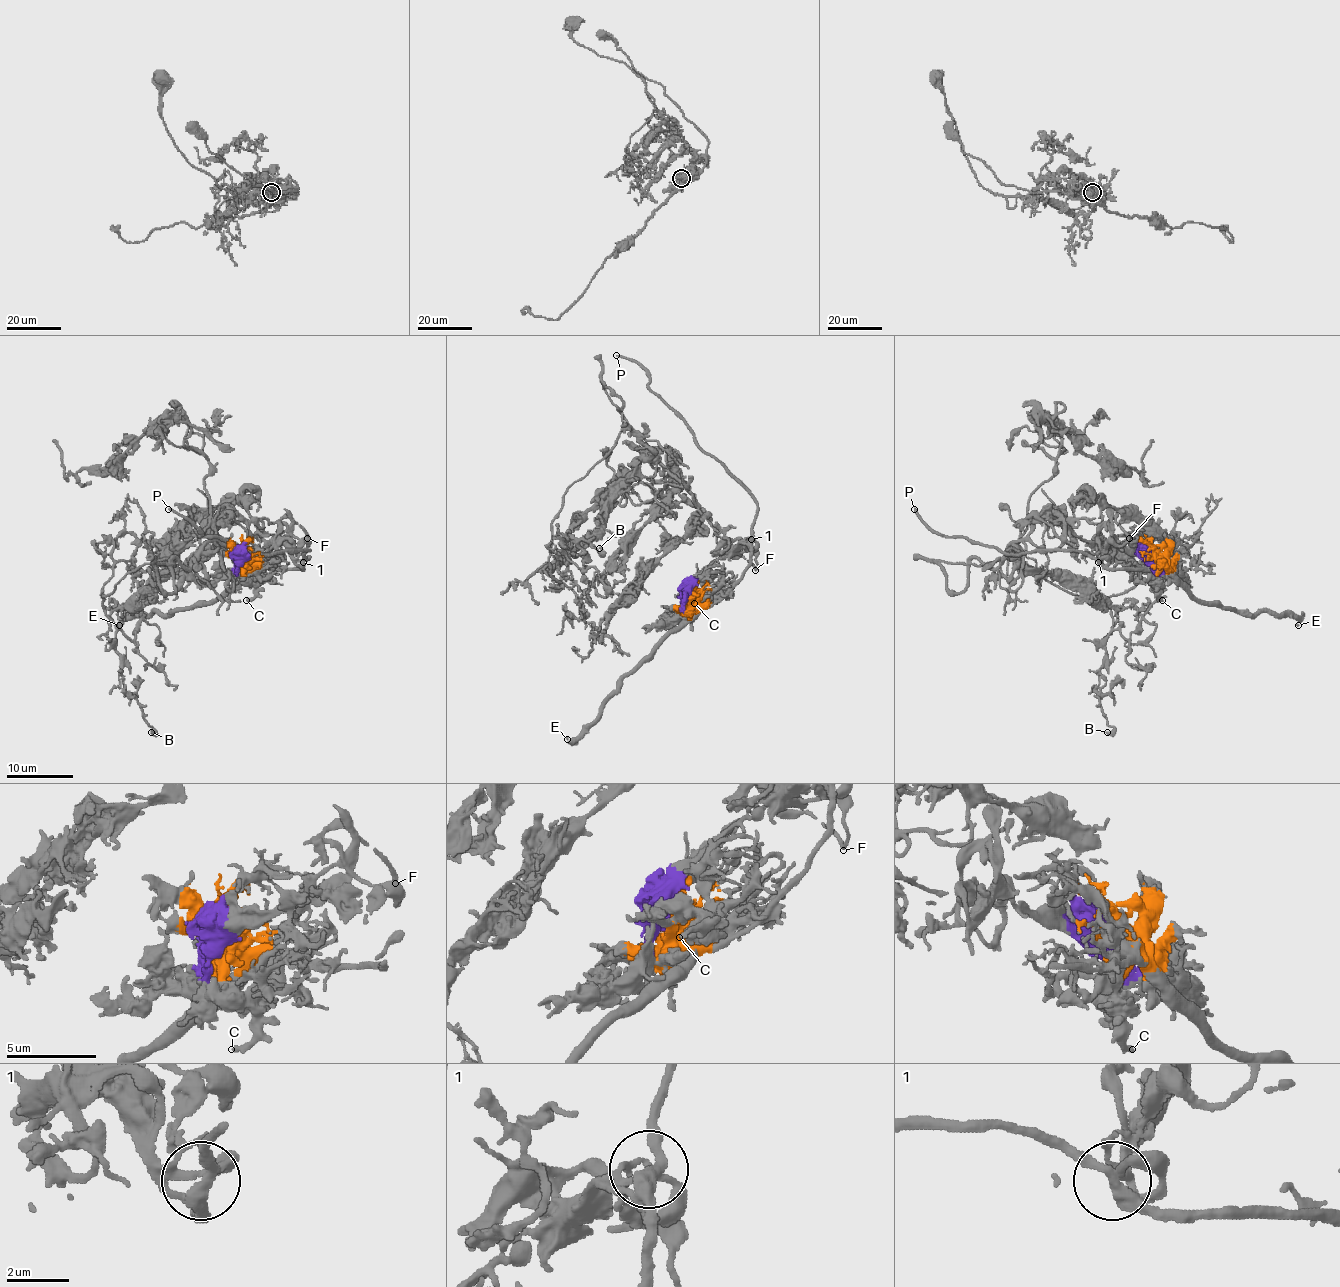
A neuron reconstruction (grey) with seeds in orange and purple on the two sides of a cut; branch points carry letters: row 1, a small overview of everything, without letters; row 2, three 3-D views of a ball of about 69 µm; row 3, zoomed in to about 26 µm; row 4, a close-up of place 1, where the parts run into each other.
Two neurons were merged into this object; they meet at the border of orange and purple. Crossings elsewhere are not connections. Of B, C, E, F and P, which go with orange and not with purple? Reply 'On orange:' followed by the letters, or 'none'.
On orange: C, E, P

